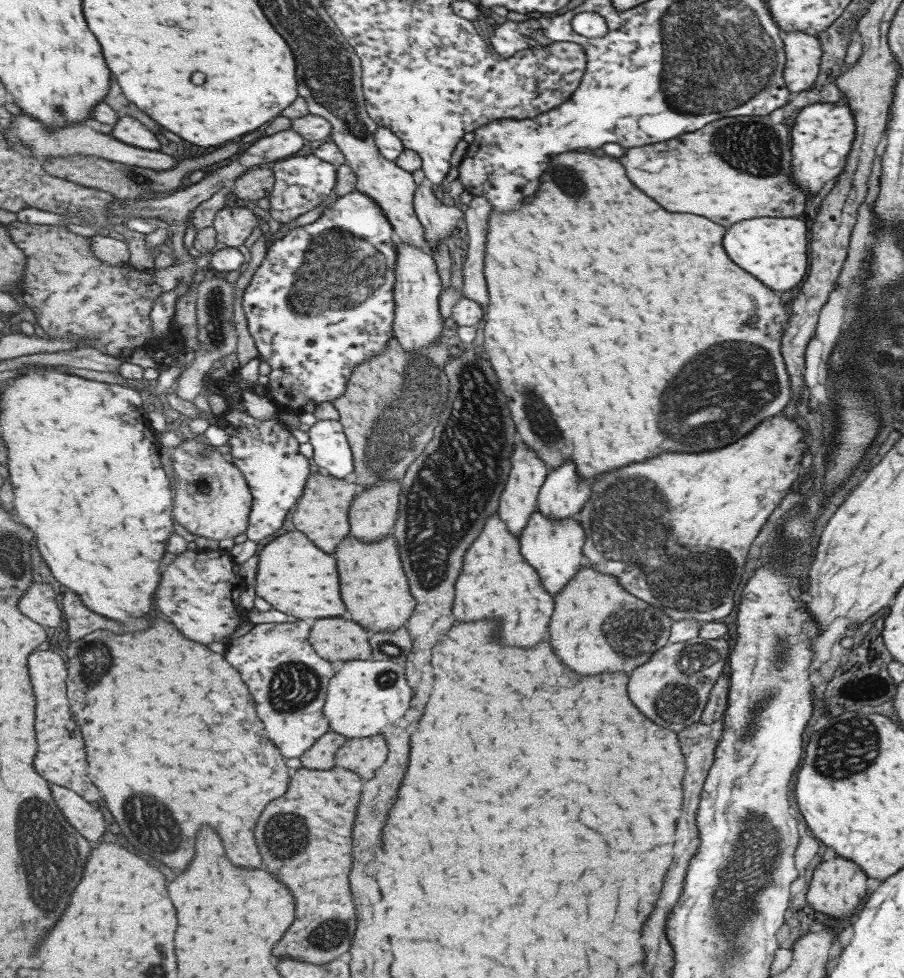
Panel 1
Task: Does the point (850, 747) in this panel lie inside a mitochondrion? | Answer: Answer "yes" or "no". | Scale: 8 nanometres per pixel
yes

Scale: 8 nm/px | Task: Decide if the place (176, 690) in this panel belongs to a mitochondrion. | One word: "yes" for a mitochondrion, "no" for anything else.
no

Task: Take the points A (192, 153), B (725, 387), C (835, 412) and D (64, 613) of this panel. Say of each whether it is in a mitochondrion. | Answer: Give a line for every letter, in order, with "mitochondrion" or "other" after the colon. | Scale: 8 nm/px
A: other
B: mitochondrion
C: other
D: other

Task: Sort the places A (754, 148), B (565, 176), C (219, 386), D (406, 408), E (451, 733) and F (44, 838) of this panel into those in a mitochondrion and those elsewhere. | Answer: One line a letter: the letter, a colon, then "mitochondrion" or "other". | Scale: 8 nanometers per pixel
A: mitochondrion
B: mitochondrion
C: other
D: mitochondrion
E: other
F: mitochondrion

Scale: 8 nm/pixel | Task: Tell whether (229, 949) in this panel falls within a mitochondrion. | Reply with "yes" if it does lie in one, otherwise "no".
no

